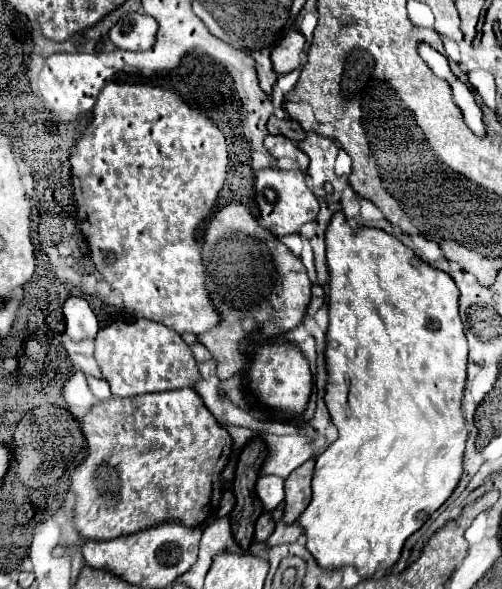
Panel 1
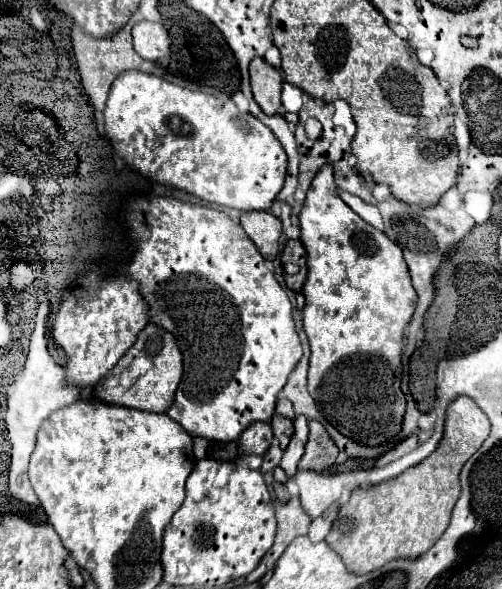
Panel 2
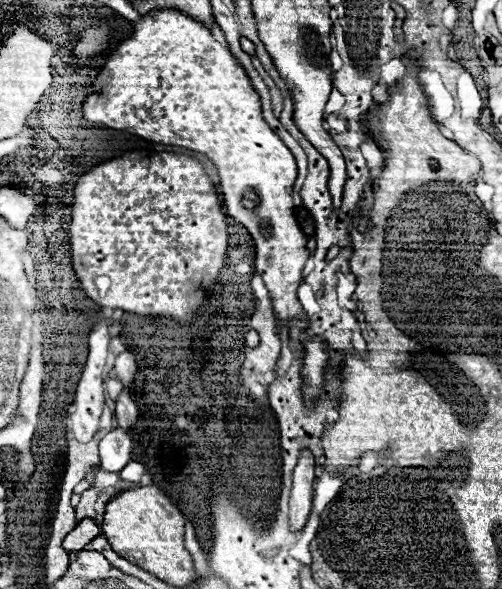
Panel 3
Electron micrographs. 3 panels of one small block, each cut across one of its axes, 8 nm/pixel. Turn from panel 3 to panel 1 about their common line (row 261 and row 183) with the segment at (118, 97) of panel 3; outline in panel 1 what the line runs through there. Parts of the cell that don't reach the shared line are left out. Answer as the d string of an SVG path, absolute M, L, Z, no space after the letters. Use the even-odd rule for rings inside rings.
M262 168L256 172L256 202L260 206L262 226L274 236L286 236L298 232L306 222L314 222L318 216L318 200L306 184L306 176L298 170Z

